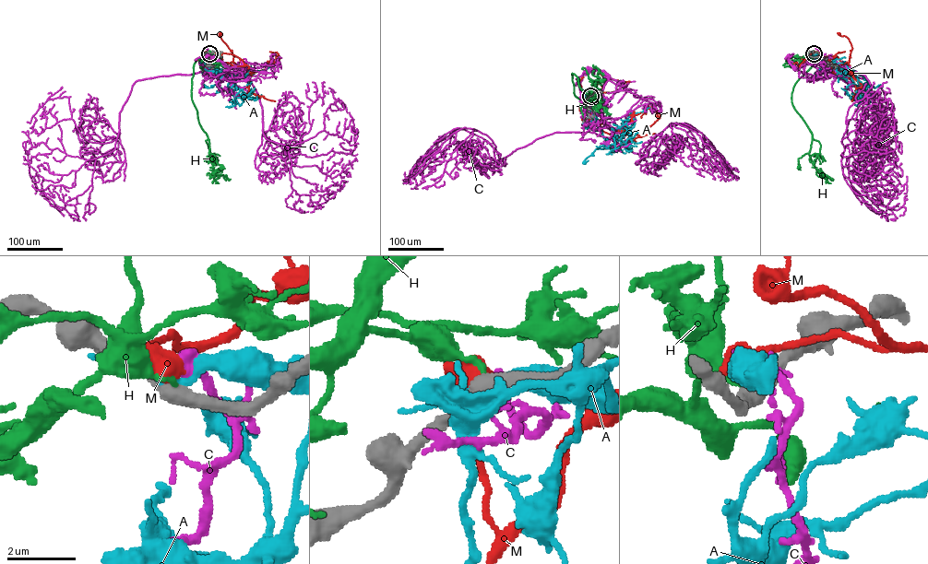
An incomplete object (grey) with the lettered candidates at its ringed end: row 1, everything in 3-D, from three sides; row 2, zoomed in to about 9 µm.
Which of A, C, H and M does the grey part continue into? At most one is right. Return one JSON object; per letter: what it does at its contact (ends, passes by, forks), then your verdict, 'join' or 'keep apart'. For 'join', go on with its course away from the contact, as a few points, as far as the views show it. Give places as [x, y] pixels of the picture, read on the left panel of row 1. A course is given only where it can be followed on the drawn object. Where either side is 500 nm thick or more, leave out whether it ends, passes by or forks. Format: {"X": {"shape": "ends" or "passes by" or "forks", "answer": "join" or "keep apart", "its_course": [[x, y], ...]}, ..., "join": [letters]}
{"A": {"shape": "passes by", "answer": "keep apart"}, "C": {"shape": "passes by", "answer": "keep apart"}, "H": {"shape": "ends", "answer": "keep apart"}, "M": {"answer": "keep apart"}, "join": []}

